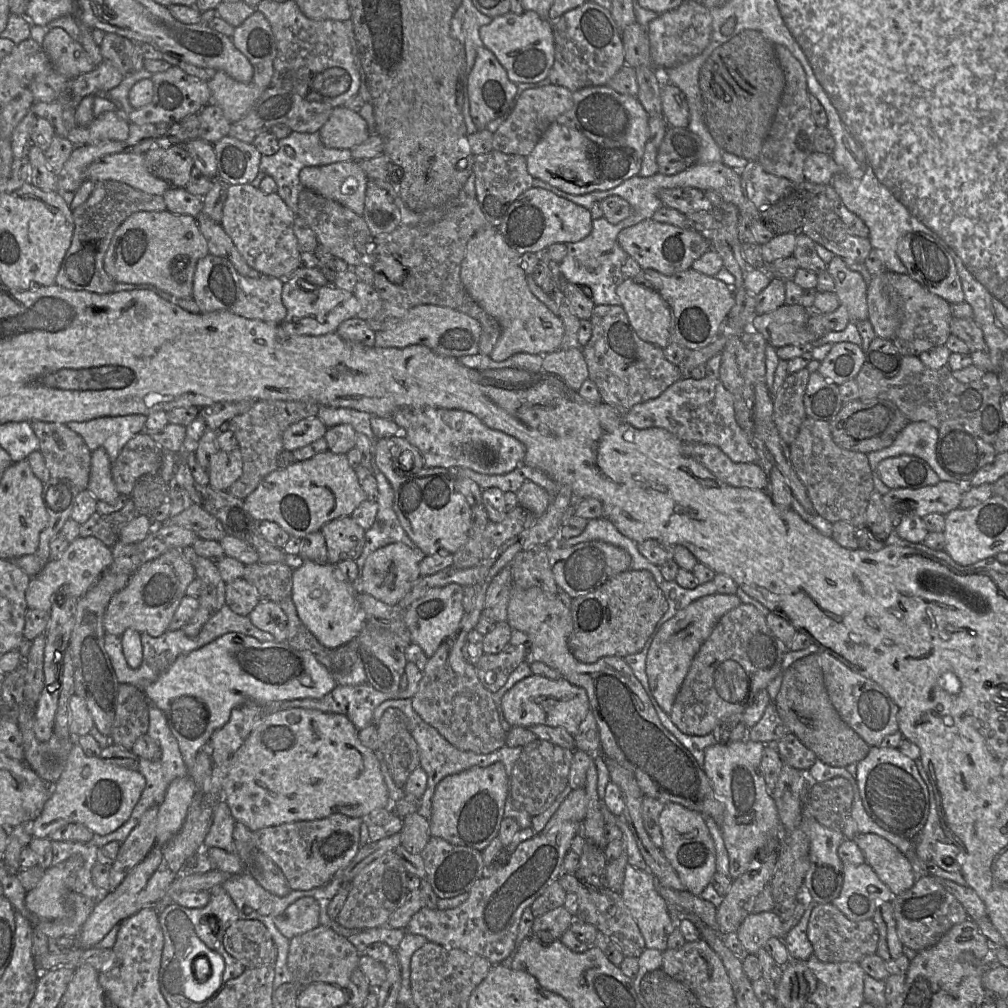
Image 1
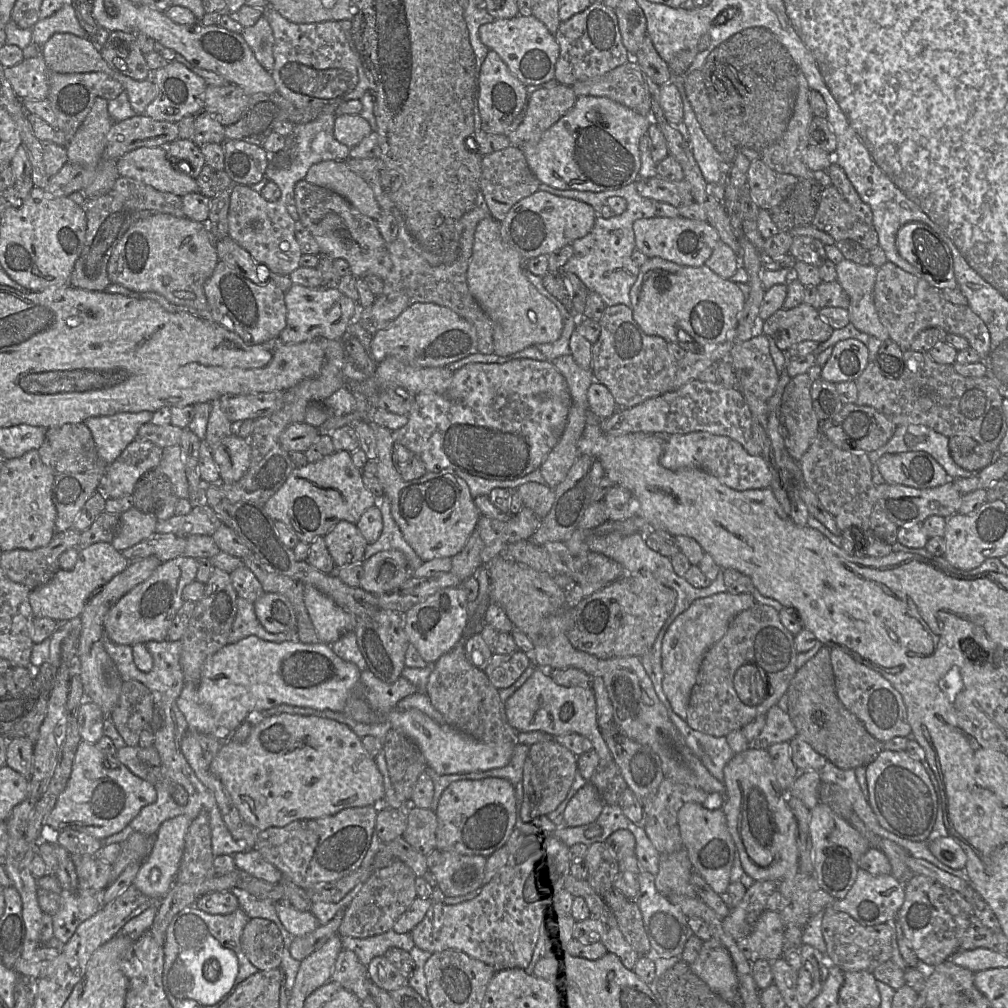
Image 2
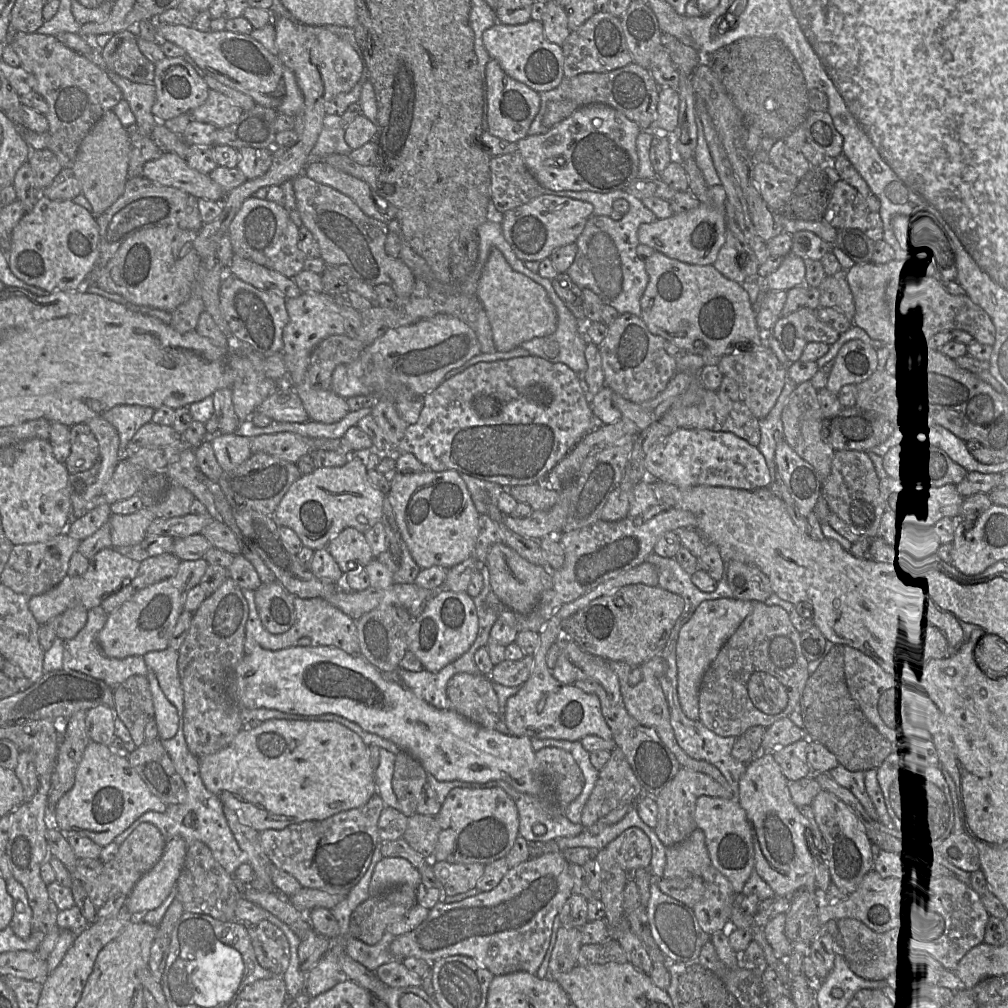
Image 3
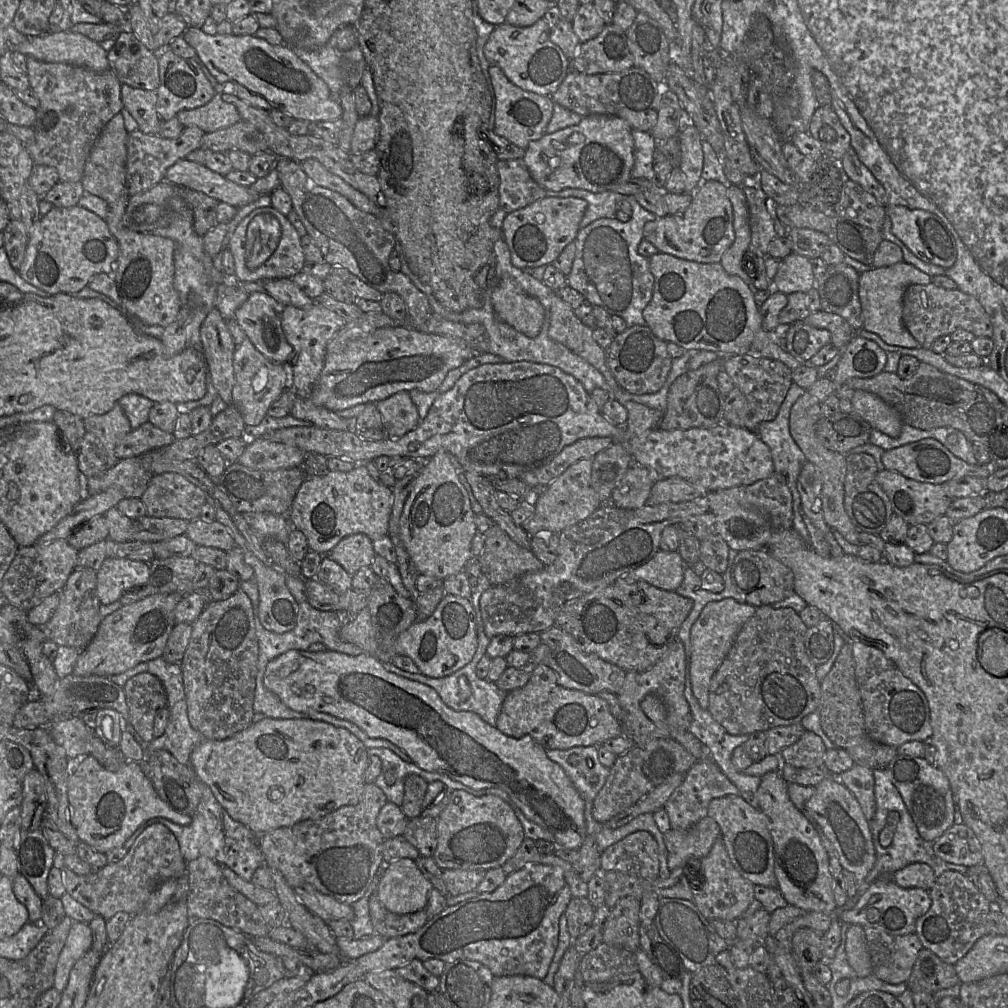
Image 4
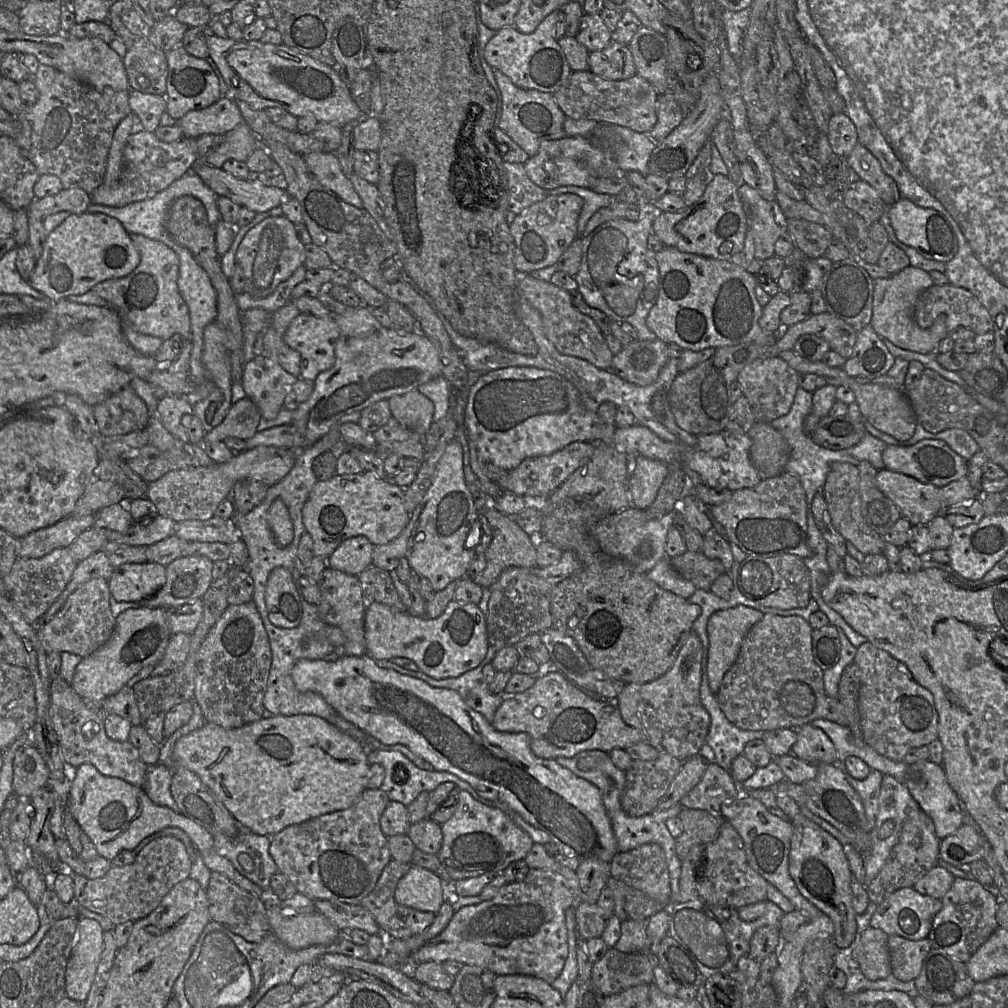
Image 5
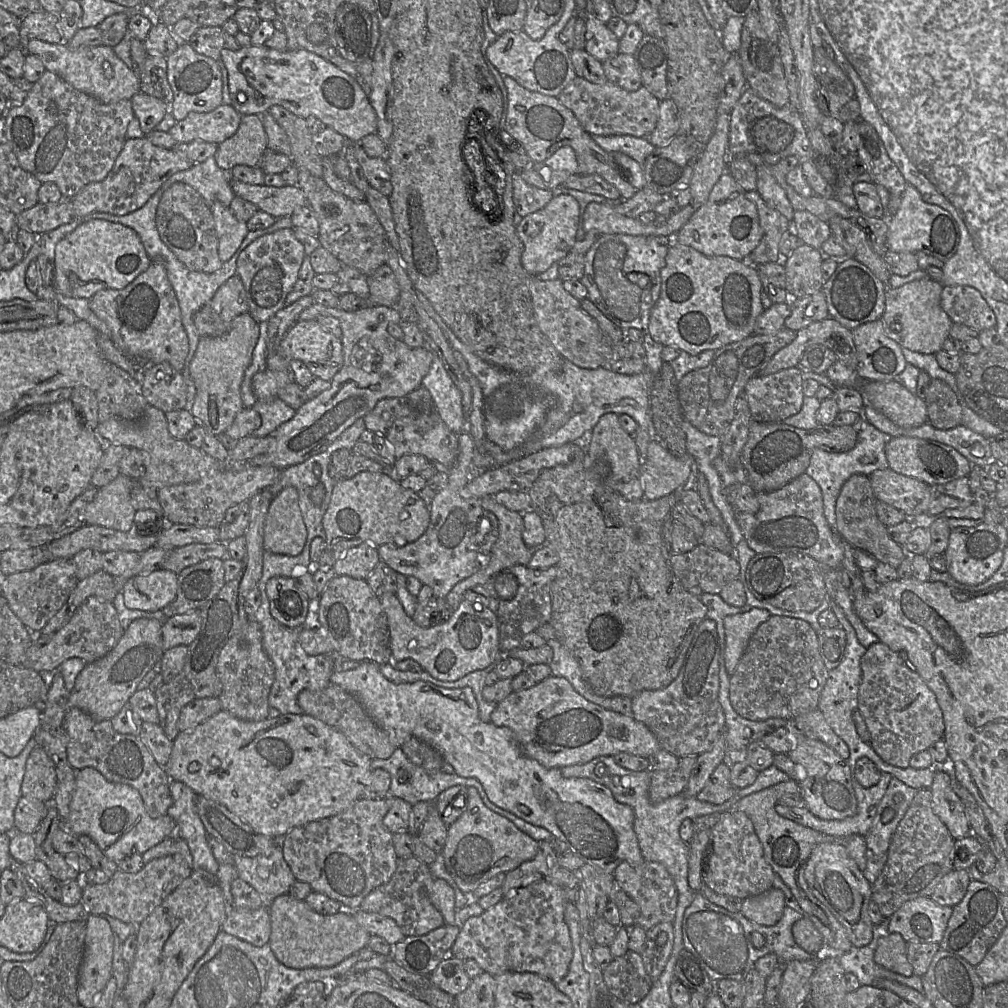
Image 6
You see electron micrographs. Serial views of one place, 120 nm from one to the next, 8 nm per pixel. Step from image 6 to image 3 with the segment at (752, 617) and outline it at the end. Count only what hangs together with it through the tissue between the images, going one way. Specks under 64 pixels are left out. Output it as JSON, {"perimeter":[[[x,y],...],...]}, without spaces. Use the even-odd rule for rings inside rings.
{"perimeter":[[[735,598],[705,600],[699,604],[690,619],[679,630],[676,643],[677,694],[680,707],[688,719],[698,720],[699,690],[703,676],[722,646],[752,609],[752,601]]]}

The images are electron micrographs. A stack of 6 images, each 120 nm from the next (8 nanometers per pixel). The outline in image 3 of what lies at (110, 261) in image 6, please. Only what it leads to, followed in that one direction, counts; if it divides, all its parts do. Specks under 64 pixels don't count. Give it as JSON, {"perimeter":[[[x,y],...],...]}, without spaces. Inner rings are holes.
{"perimeter":[[[40,196],[34,207],[26,212],[13,230],[11,247],[6,253],[11,272],[29,285],[48,293],[53,291],[77,291],[87,281],[99,257],[99,226],[96,216],[72,200],[50,200]]]}

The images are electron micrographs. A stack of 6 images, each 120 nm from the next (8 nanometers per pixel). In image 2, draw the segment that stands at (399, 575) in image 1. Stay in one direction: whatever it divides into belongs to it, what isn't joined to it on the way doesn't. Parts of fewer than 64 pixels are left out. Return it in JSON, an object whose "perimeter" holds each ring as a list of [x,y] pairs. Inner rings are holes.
{"perimeter":[[[399,550],[380,551],[363,562],[363,576],[360,580],[360,588],[380,595],[399,588],[404,582],[412,577],[412,570],[404,553]]]}

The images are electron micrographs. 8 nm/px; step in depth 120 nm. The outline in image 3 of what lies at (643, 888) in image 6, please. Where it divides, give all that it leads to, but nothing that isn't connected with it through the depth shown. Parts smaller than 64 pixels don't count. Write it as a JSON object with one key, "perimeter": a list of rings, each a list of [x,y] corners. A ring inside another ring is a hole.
{"perimeter":[[[630,827],[611,841],[605,849],[627,873],[648,869],[652,848],[647,835],[639,828]]]}

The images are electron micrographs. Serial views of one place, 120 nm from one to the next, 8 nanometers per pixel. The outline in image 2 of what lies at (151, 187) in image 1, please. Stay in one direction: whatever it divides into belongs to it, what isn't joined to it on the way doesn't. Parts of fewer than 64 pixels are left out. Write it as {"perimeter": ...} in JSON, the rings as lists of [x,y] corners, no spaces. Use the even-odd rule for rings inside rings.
{"perimeter":[[[165,146],[140,147],[116,160],[121,177],[128,177],[161,192],[183,197],[198,192],[196,179],[174,168],[166,155]]]}

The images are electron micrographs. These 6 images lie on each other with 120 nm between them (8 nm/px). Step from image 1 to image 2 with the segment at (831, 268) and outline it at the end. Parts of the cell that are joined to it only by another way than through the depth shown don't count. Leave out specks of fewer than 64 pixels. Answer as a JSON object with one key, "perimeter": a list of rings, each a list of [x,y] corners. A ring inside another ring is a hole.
{"perimeter":[[[844,259],[836,264],[837,281],[847,292],[850,323],[860,331],[881,341],[890,339],[881,323],[874,303],[874,286],[878,268]]]}

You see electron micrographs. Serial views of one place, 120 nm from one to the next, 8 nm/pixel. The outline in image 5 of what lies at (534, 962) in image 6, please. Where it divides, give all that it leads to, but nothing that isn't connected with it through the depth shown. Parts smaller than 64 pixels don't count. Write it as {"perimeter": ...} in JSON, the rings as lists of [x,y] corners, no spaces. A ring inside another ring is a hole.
{"perimeter":[[[533,868],[523,880],[507,883],[501,887],[492,899],[463,906],[454,912],[446,928],[409,957],[401,957],[395,952],[385,950],[377,962],[399,967],[401,971],[410,973],[413,966],[422,962],[442,963],[452,960],[463,965],[475,965],[487,969],[496,976],[527,975],[542,979],[551,985],[561,974],[568,956],[565,911],[573,908],[577,901],[560,876],[547,869]]]}

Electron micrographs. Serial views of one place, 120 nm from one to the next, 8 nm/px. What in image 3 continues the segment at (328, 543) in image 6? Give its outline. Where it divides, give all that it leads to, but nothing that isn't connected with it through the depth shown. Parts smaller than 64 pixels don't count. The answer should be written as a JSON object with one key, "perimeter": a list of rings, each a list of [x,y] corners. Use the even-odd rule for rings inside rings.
{"perimeter":[[[352,453],[347,463],[341,467],[317,467],[313,472],[301,475],[284,495],[273,517],[280,525],[295,531],[303,546],[314,551],[327,547],[330,540],[345,528],[351,527],[365,533],[381,521],[385,495],[368,479],[363,457],[364,454]]]}

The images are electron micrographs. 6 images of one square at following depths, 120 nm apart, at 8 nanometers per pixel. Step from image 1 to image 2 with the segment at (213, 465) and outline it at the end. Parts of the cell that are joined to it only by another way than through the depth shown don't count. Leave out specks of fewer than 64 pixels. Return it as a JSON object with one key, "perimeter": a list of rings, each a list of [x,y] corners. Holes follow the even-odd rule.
{"perimeter":[[[235,434],[222,439],[211,449],[221,483],[235,483],[247,472],[250,465],[251,446],[248,439]]]}

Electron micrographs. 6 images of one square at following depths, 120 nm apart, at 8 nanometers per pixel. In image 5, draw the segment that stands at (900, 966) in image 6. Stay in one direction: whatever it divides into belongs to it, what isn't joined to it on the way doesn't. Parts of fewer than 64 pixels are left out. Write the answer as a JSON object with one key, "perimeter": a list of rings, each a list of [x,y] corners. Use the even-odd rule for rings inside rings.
{"perimeter":[[[872,927],[860,932],[854,959],[869,980],[883,979],[892,974],[888,937],[884,931]]]}

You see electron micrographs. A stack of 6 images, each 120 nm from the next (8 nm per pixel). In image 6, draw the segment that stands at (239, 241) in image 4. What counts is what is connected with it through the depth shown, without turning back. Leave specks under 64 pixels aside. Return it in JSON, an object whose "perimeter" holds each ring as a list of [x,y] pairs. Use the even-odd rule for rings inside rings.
{"perimeter":[[[293,228],[265,234],[255,239],[240,253],[236,274],[245,288],[249,313],[258,323],[267,323],[286,305],[286,297],[298,279],[304,258],[304,246],[296,238]]]}

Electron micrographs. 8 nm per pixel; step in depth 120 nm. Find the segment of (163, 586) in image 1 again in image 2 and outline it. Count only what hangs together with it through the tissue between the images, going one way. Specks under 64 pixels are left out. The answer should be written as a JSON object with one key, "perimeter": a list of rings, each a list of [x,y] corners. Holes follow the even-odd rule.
{"perimeter":[[[185,555],[162,562],[152,575],[120,598],[104,619],[104,632],[116,644],[133,646],[167,639],[172,622],[184,603],[184,588],[196,580],[197,562]]]}

